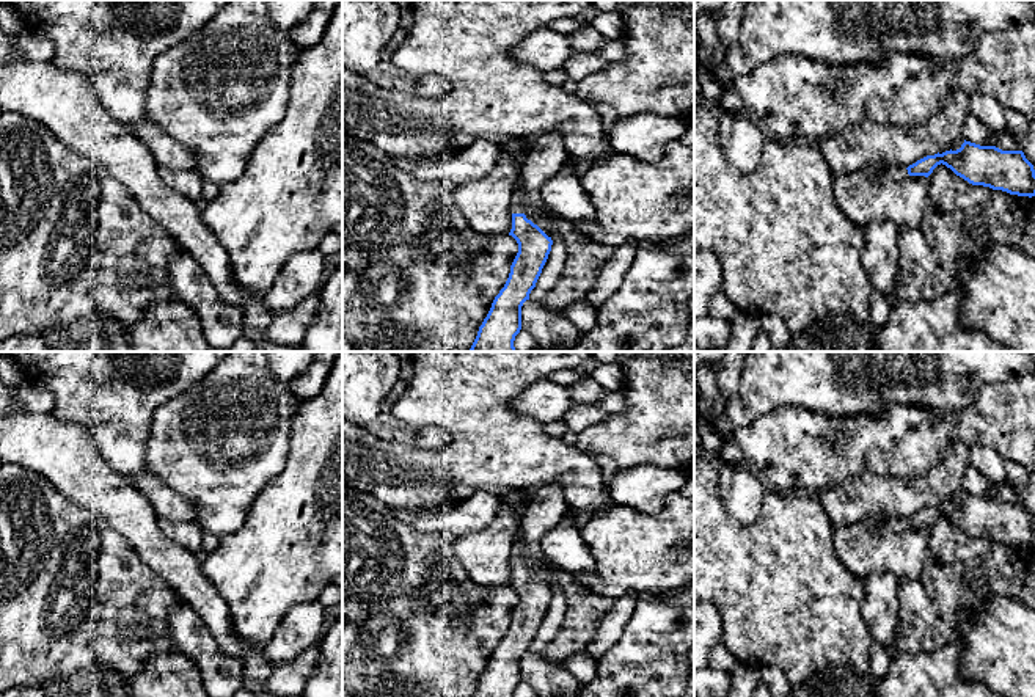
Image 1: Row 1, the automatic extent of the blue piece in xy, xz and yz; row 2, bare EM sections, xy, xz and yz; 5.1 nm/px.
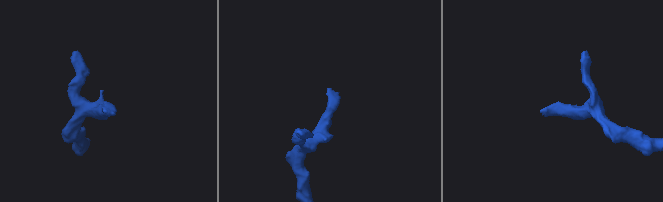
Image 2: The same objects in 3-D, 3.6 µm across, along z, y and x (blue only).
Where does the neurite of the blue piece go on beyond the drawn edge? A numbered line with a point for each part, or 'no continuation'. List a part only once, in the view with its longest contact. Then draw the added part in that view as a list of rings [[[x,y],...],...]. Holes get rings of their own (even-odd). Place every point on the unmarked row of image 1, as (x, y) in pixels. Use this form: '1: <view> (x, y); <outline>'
1: xz (547, 506); [[[559,482],[539,487],[521,510],[512,565],[525,565],[534,576],[537,568],[551,565],[543,556],[542,538],[559,524],[569,509]]]

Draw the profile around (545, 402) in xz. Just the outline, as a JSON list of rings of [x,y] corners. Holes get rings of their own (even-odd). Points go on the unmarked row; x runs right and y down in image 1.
[[[542,380],[525,388],[510,407],[536,422],[545,425],[564,421],[575,402],[569,391],[551,380]]]

